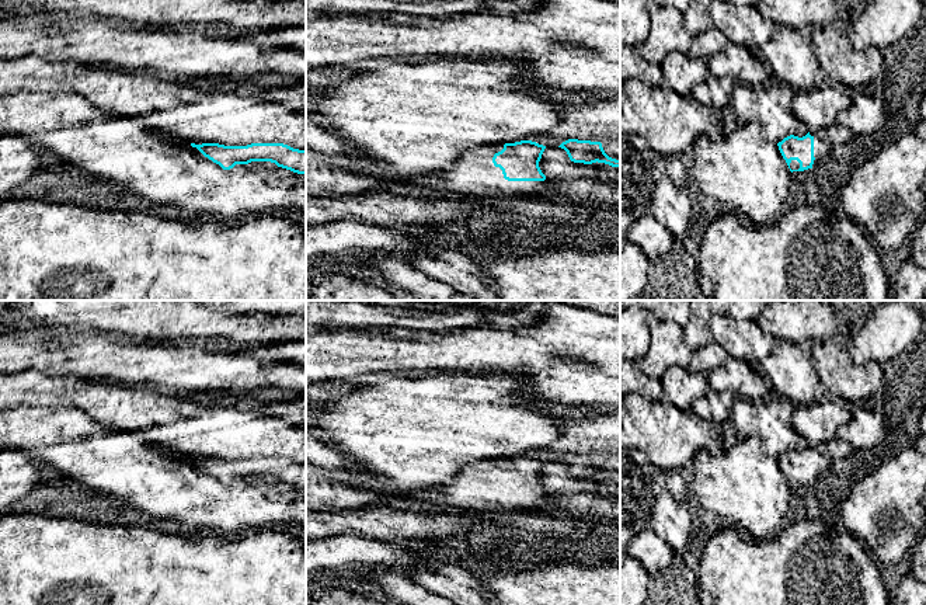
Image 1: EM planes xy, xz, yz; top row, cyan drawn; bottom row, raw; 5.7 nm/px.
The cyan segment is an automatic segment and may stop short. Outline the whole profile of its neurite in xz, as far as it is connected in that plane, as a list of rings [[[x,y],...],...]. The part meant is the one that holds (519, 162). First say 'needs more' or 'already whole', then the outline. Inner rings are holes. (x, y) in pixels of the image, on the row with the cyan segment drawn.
needs more; [[[532,140],[474,147],[436,174],[446,190],[463,195],[547,195],[551,178],[539,167],[544,149]]]

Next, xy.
already whole; [[[191,143],[191,146],[196,147],[205,157],[219,164],[223,170],[251,161],[271,161],[293,173],[306,174],[306,150],[293,149],[283,143],[251,143],[247,146]]]

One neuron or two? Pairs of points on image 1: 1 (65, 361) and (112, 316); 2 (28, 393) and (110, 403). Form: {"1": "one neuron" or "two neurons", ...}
{"1": "two neurons", "2": "one neuron"}

